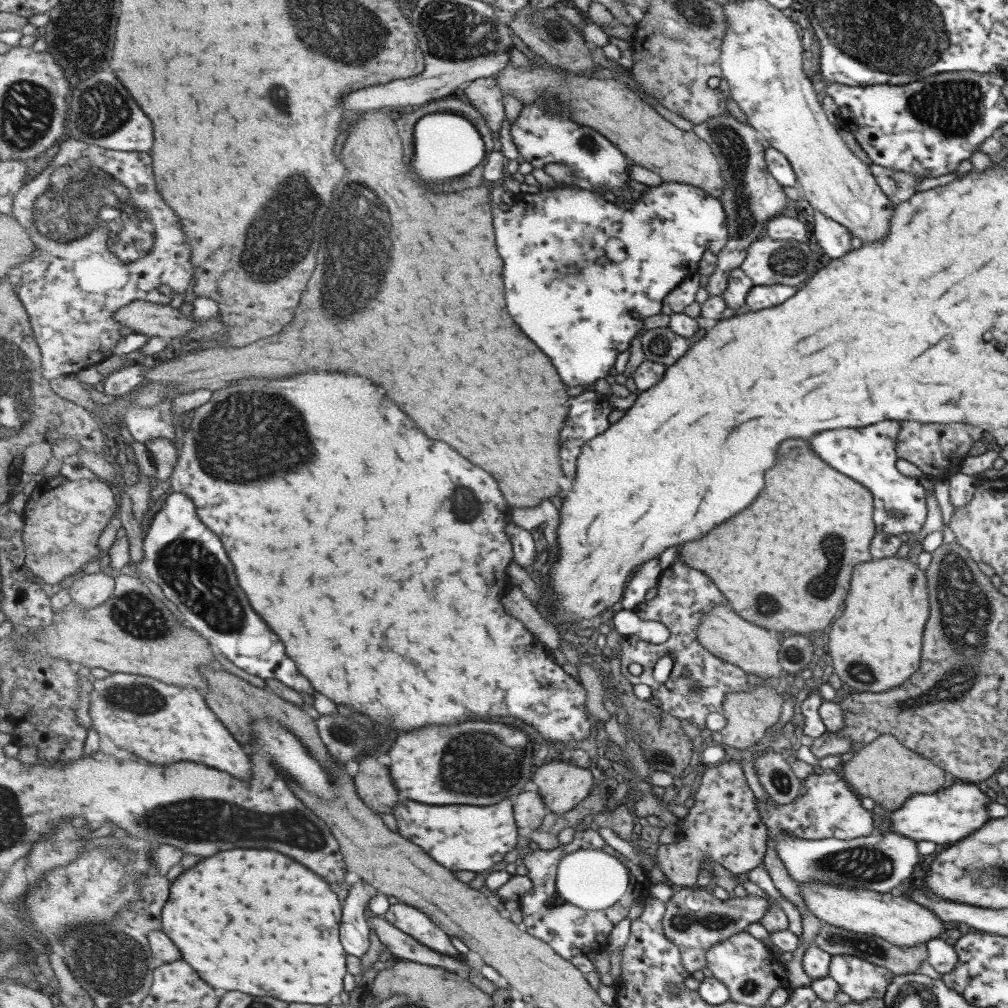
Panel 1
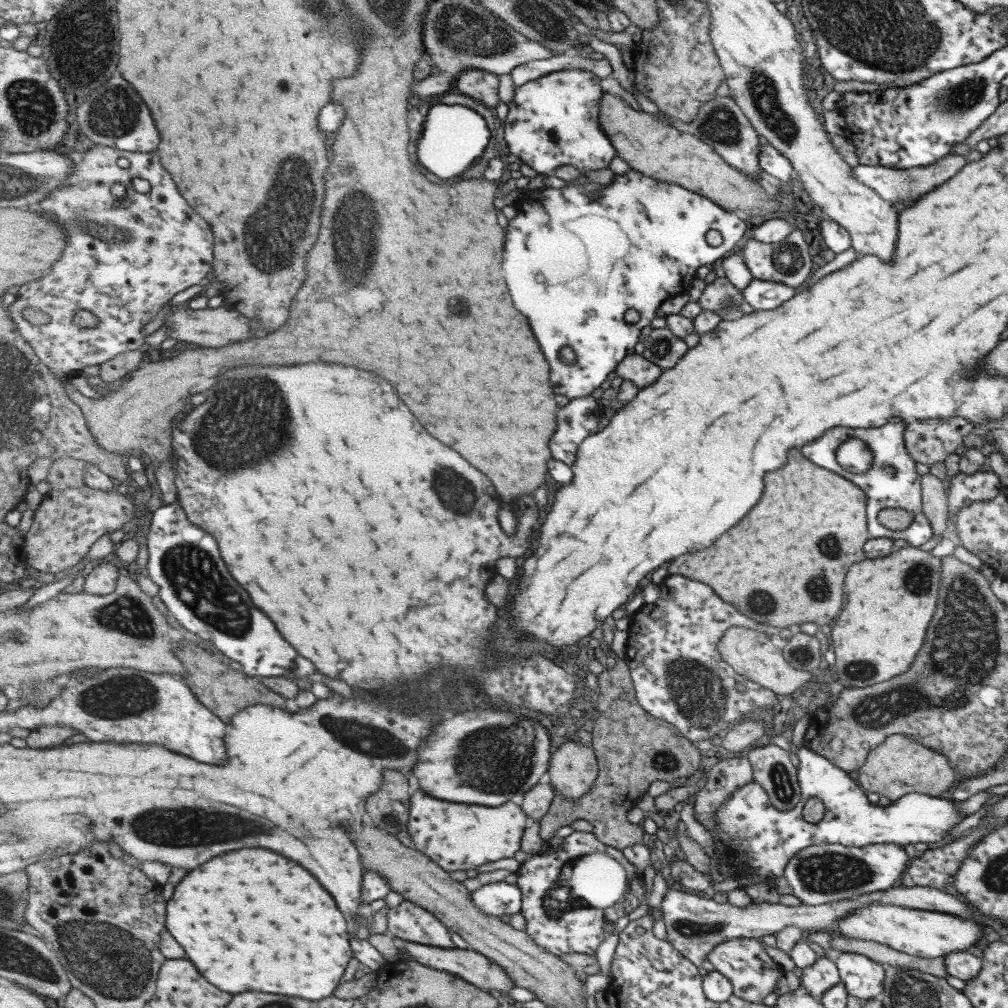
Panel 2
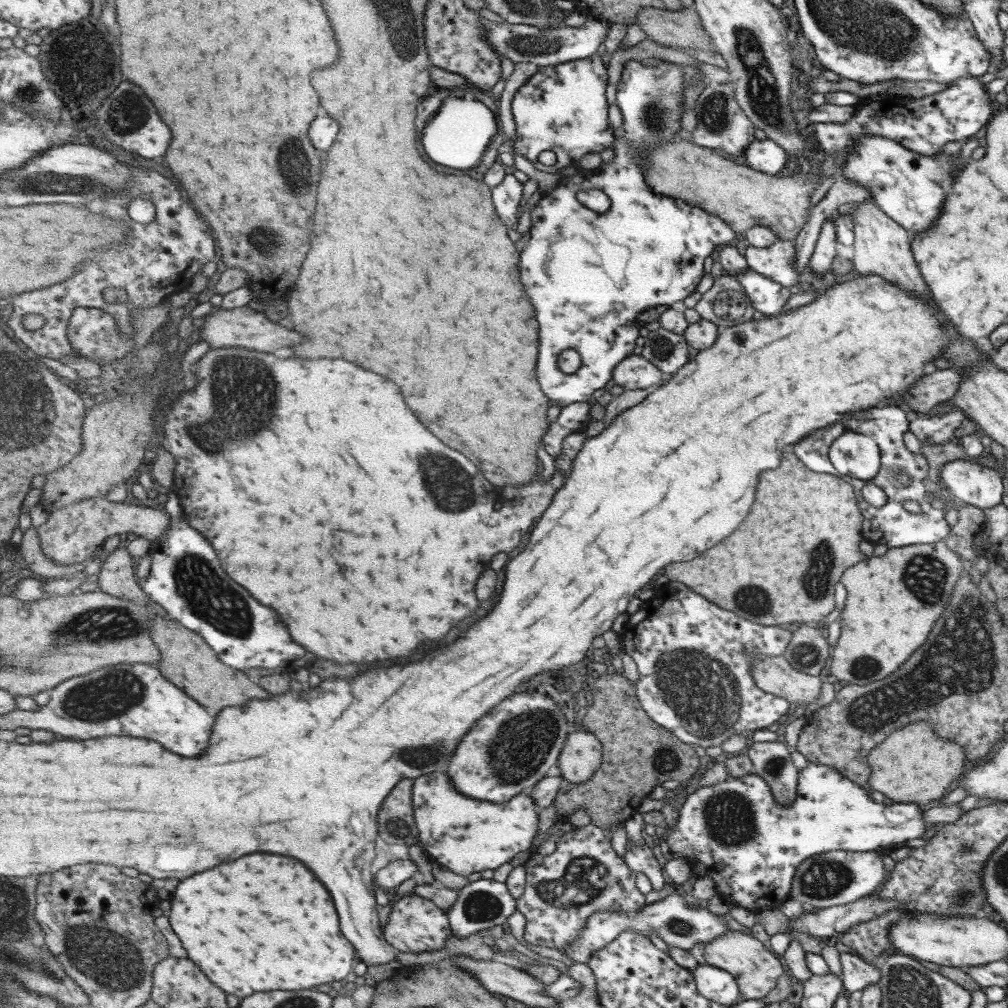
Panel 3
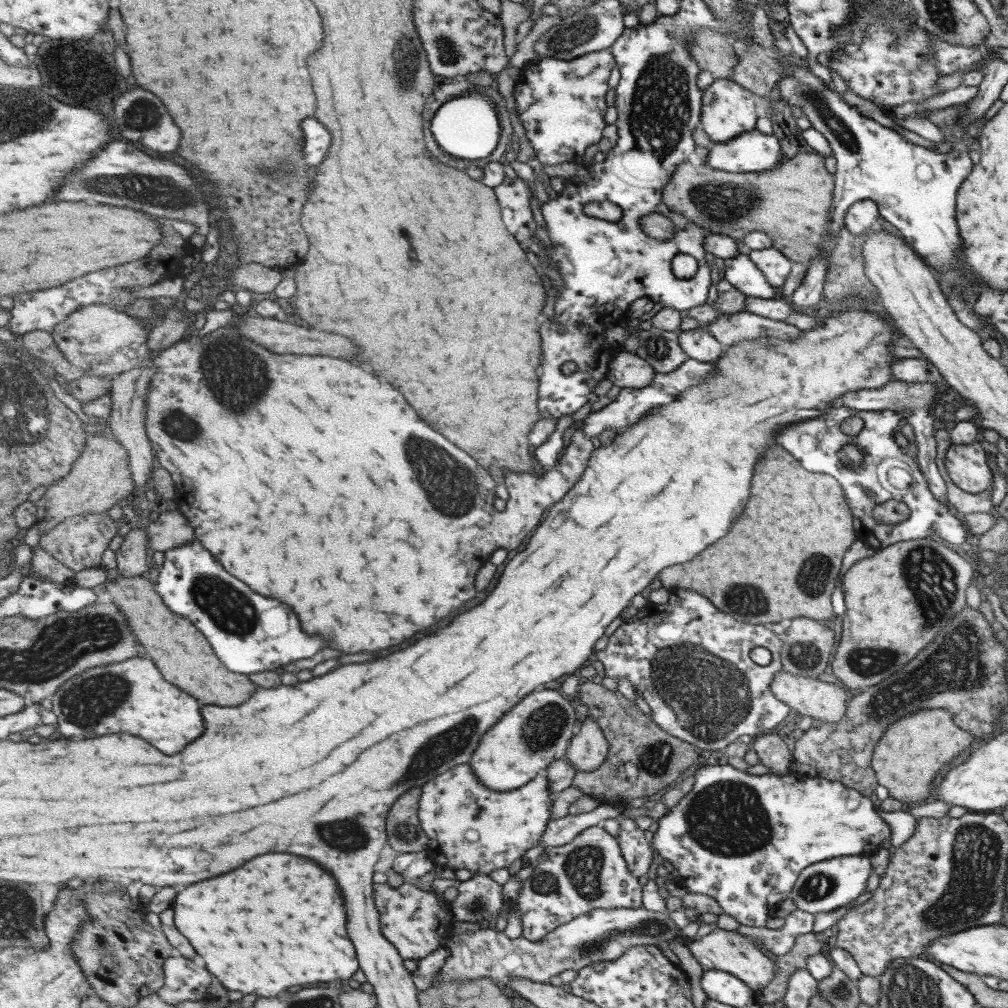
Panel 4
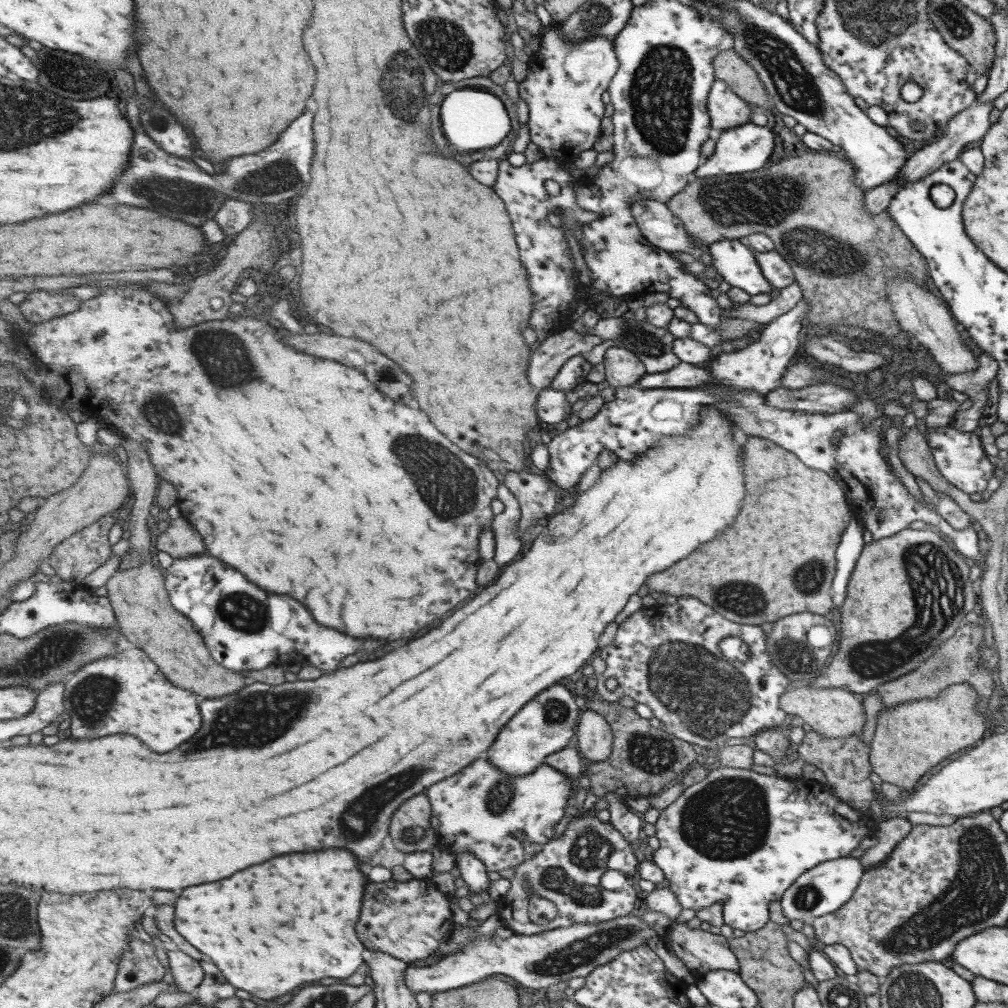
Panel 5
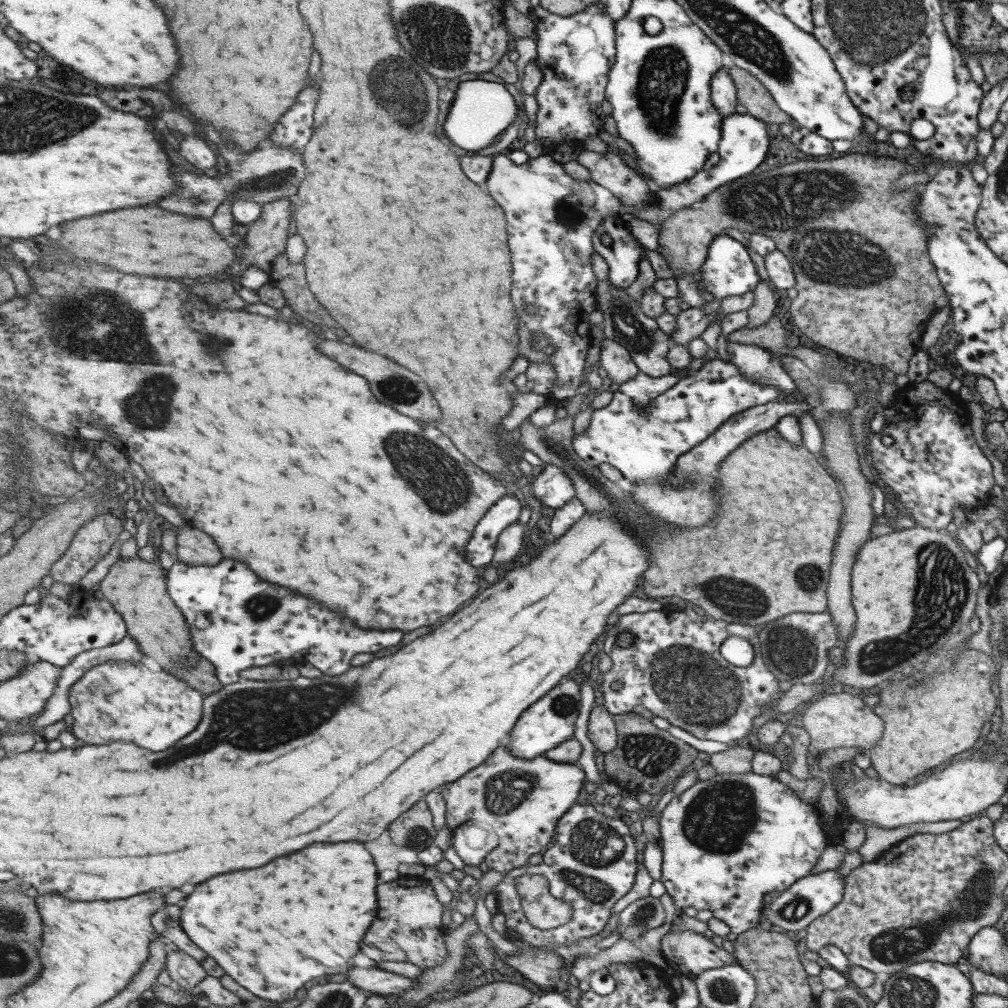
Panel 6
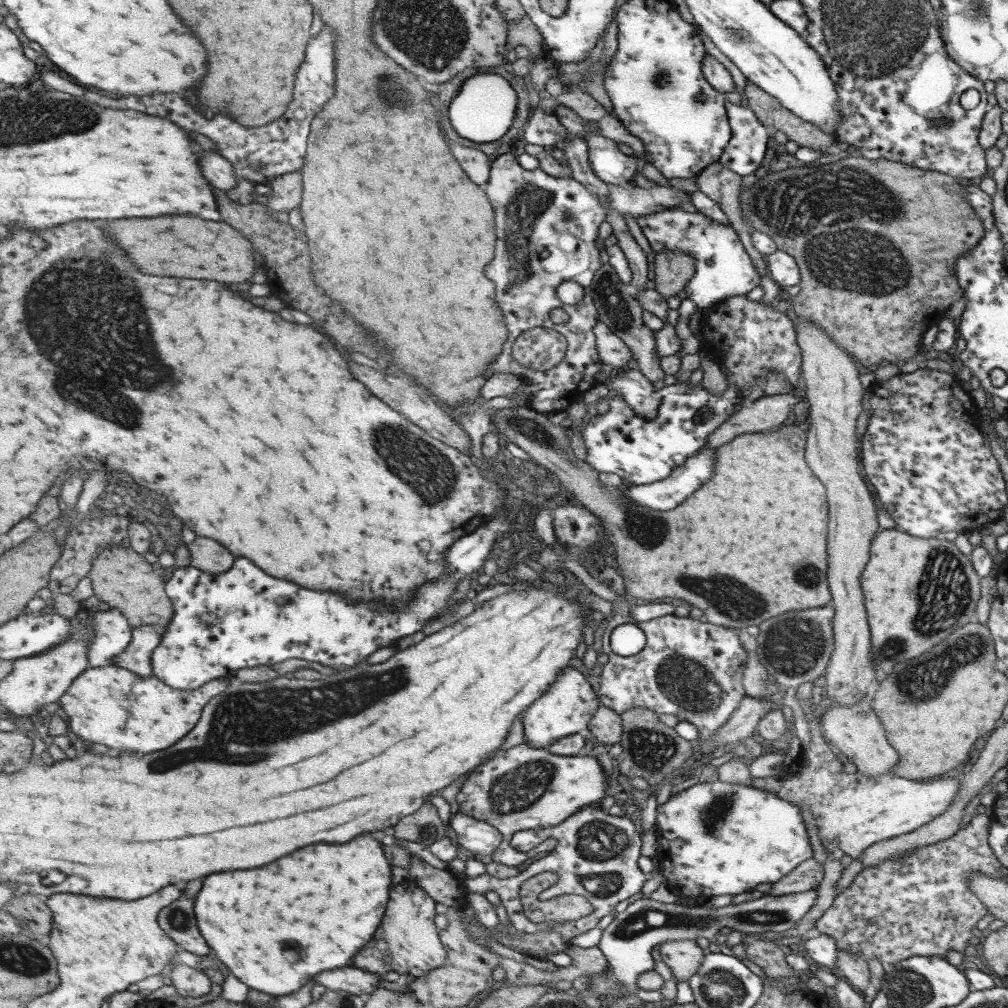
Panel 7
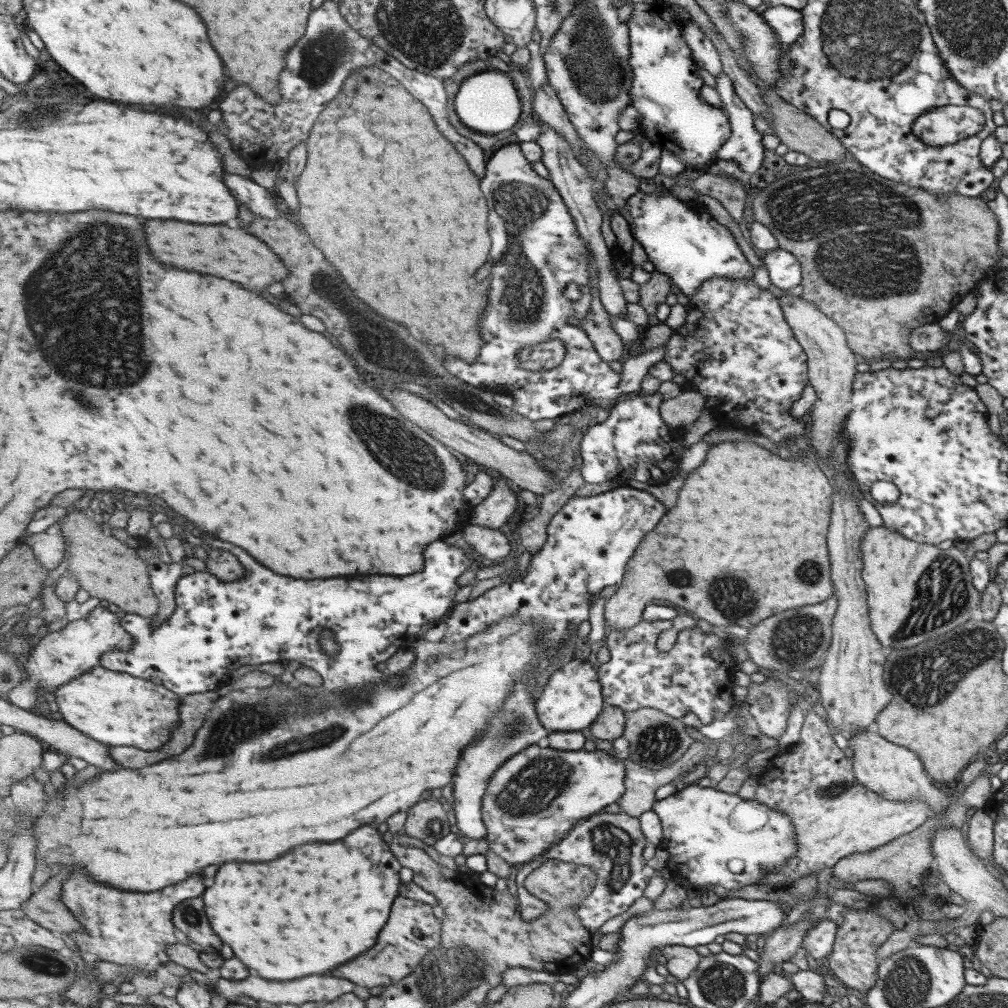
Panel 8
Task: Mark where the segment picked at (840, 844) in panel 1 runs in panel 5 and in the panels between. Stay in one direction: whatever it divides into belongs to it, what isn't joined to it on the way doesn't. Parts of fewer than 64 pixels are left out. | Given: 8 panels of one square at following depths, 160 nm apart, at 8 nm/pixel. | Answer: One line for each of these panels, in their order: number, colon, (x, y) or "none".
2: (821, 874)
3: (839, 877)
4: (825, 886)
5: (823, 889)

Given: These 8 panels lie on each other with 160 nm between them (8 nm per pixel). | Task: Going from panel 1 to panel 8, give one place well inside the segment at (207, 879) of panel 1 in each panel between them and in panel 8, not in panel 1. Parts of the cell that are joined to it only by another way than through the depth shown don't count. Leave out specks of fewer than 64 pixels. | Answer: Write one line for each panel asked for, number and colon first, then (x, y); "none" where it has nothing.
2: (252, 919)
3: (264, 923)
4: (275, 923)
5: (290, 921)
6: (273, 929)
7: (276, 927)
8: (319, 906)

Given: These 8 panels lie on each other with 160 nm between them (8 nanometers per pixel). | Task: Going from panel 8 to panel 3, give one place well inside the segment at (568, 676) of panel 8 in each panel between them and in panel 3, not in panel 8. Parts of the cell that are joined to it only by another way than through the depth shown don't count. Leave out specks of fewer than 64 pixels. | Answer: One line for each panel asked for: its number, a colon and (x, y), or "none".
3: (517, 745)
4: (539, 730)
5: (546, 725)
6: (550, 722)
7: (569, 705)

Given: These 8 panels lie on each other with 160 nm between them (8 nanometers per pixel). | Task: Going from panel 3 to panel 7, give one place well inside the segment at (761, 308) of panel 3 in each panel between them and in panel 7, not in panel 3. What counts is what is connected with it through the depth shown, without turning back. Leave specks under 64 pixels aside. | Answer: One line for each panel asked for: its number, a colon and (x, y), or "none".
4: (739, 271)
5: (728, 258)
6: (727, 271)
7: (723, 269)

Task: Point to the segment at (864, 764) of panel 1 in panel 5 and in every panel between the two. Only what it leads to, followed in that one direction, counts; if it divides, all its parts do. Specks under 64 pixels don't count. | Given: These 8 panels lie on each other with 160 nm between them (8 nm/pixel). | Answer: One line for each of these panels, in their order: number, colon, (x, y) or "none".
2: (897, 766)
3: (911, 764)
4: (911, 750)
5: (909, 738)

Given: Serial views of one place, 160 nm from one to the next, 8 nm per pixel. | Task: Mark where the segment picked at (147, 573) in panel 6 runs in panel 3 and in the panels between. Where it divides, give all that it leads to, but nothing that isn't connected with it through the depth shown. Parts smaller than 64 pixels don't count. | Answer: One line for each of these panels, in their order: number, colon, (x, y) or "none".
3: (187, 658)
4: (185, 655)
5: (146, 616)

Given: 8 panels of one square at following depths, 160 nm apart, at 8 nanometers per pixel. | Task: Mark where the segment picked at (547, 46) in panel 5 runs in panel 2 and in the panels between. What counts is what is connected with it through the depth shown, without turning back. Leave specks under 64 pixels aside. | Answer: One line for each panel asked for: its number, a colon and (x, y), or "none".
2: (554, 120)
3: (563, 108)
4: (561, 102)

